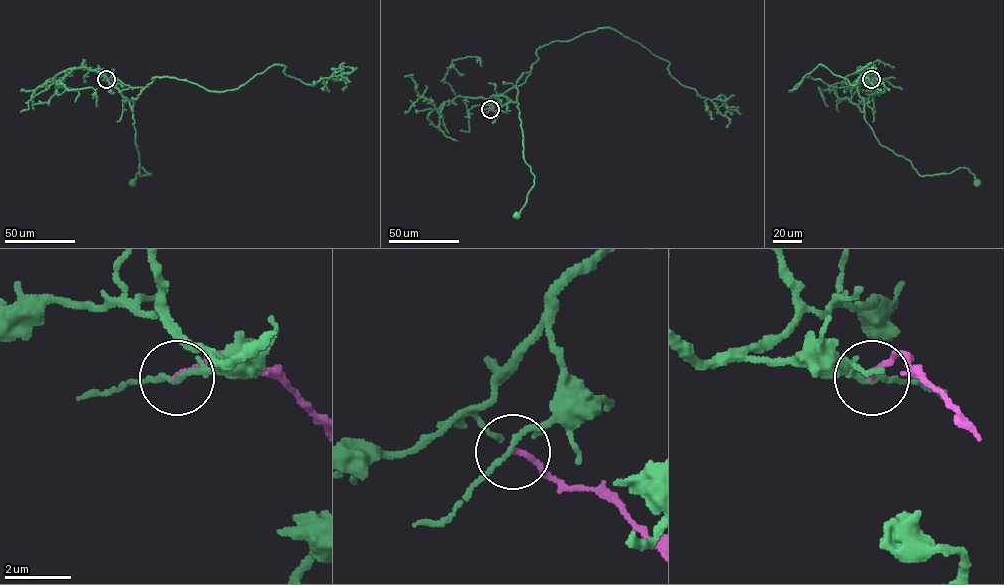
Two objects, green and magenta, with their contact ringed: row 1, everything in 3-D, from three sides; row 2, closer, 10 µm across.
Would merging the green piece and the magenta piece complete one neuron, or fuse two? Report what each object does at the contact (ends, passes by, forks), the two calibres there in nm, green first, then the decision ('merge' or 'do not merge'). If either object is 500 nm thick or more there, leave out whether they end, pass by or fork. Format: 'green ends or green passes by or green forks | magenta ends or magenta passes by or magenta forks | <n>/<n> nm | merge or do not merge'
green passes by | magenta ends | 150/160 nm | do not merge

